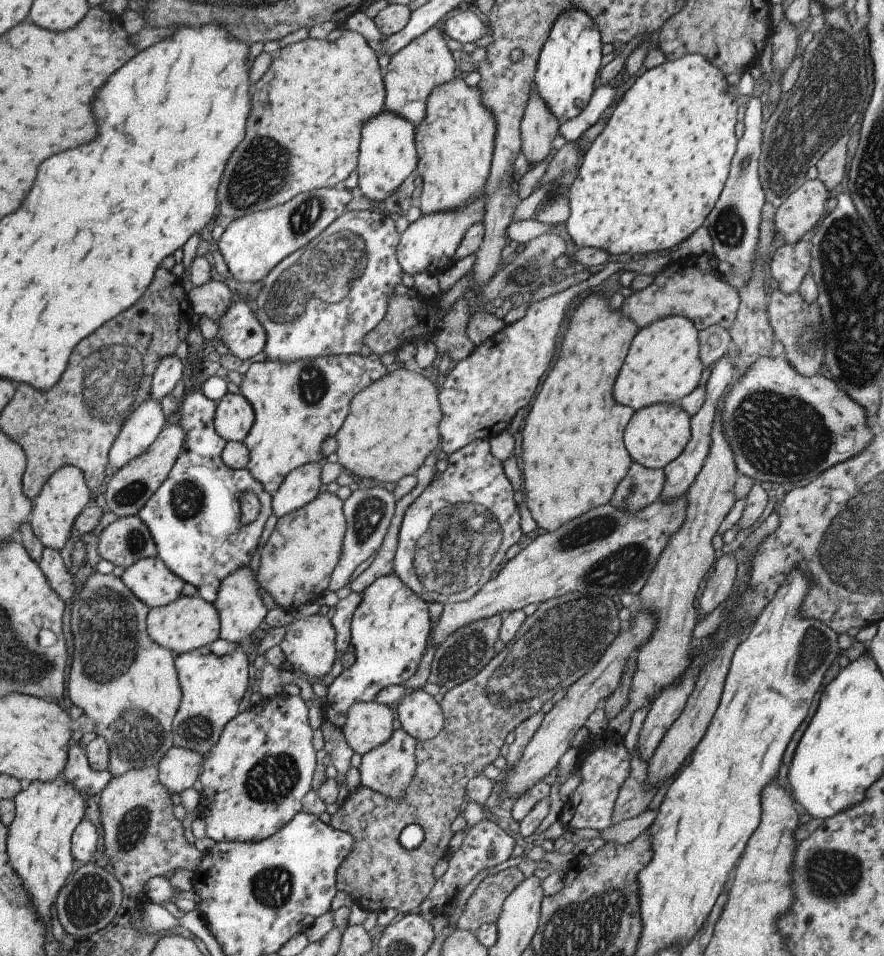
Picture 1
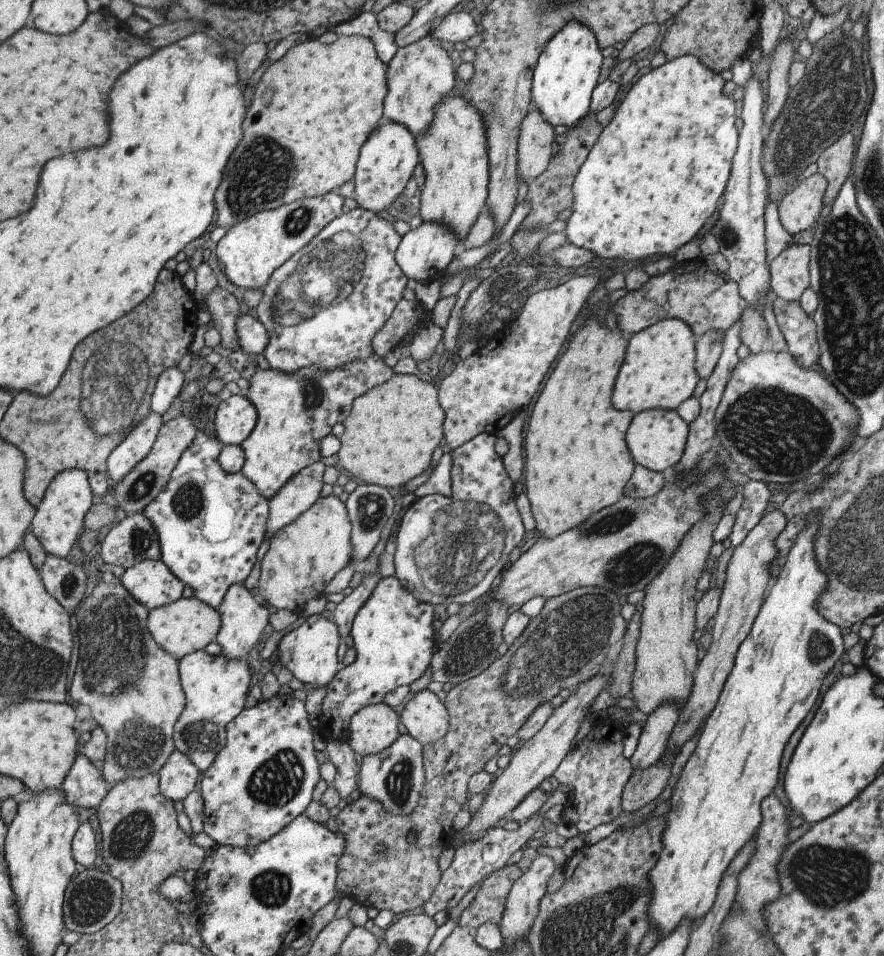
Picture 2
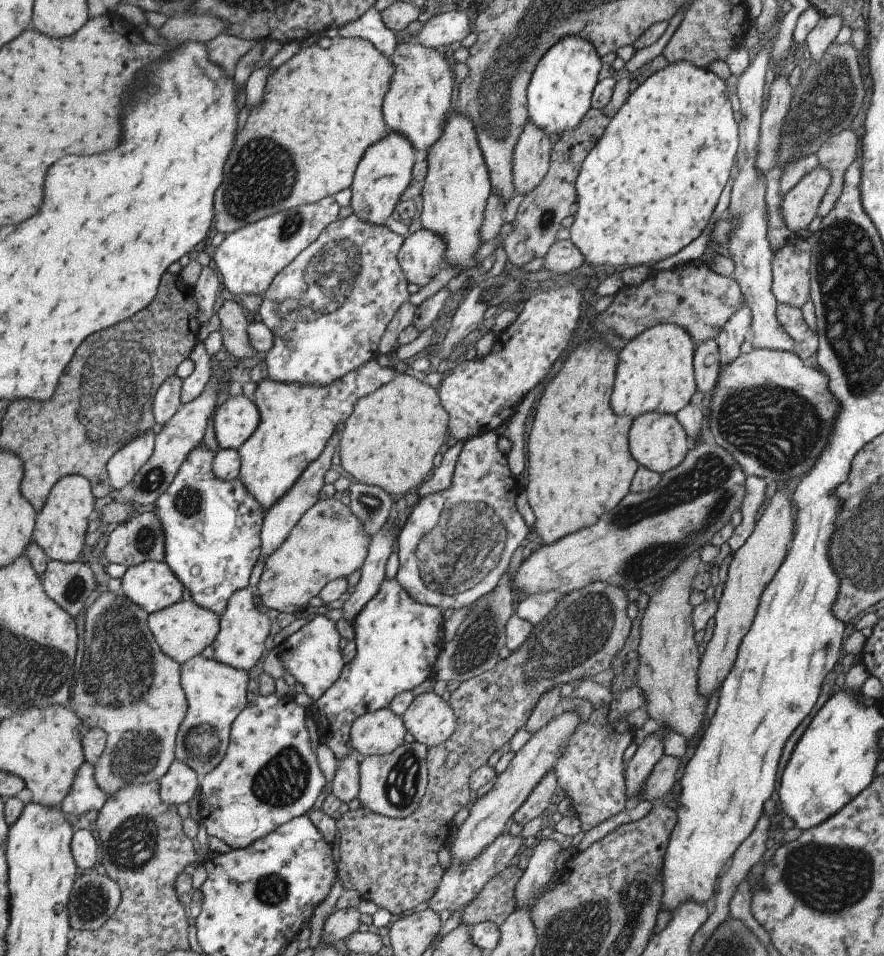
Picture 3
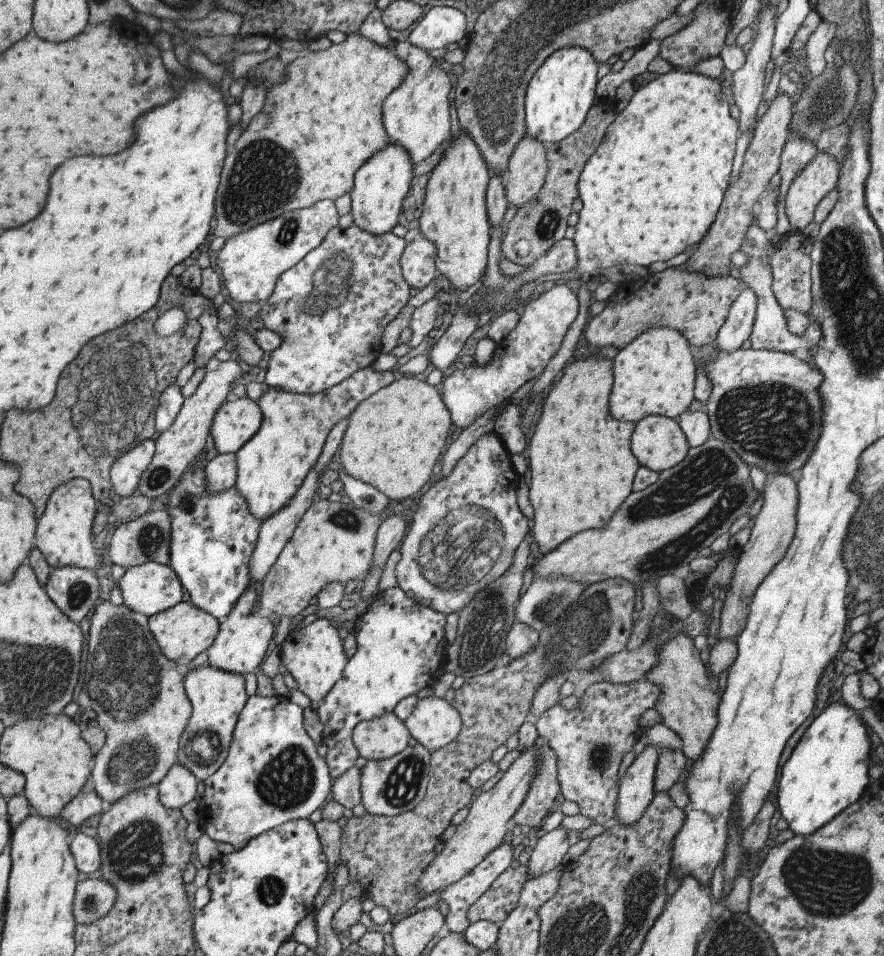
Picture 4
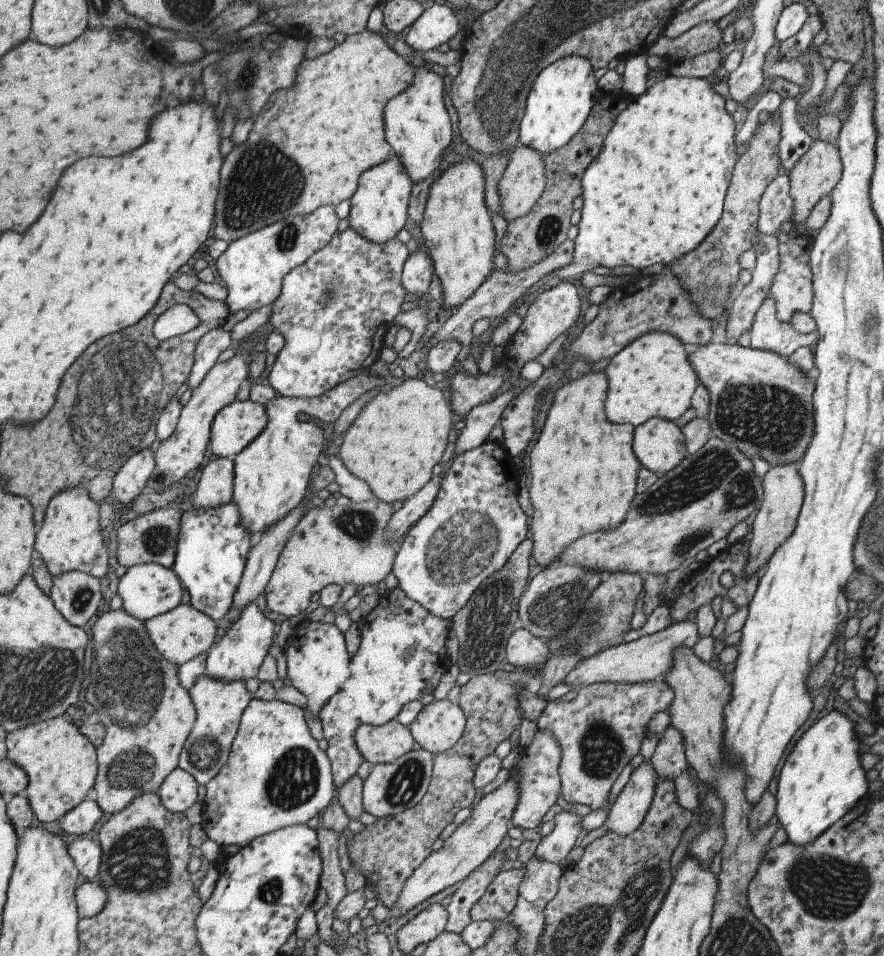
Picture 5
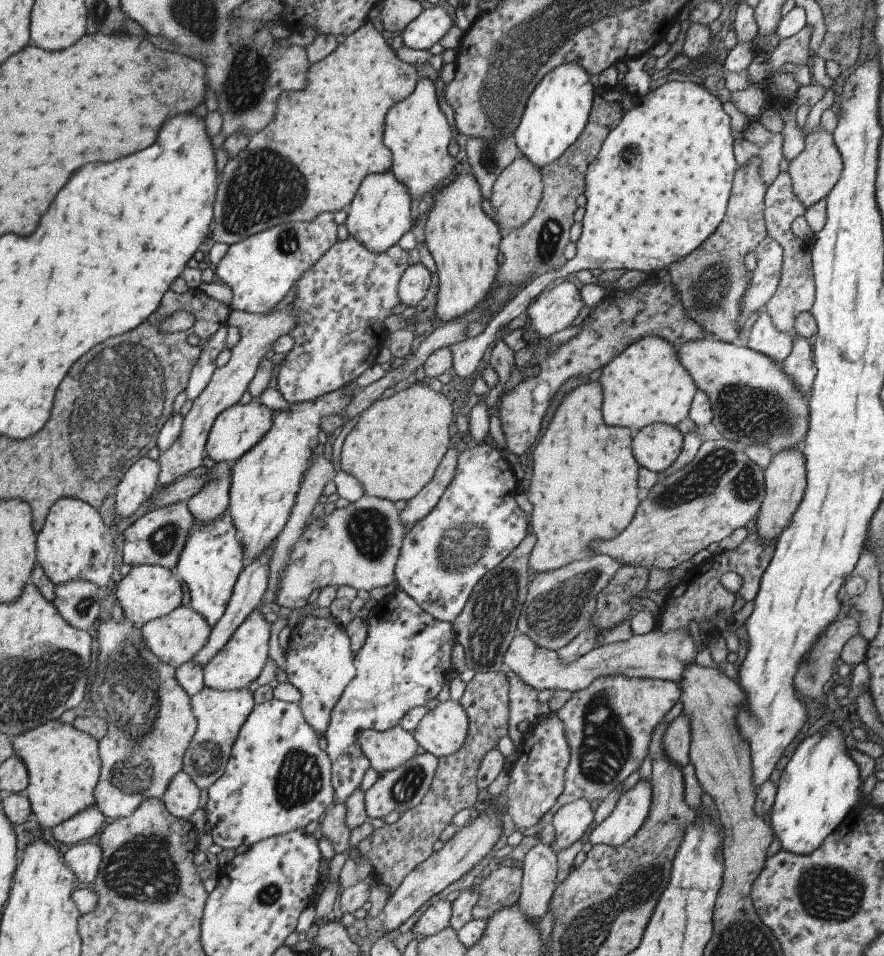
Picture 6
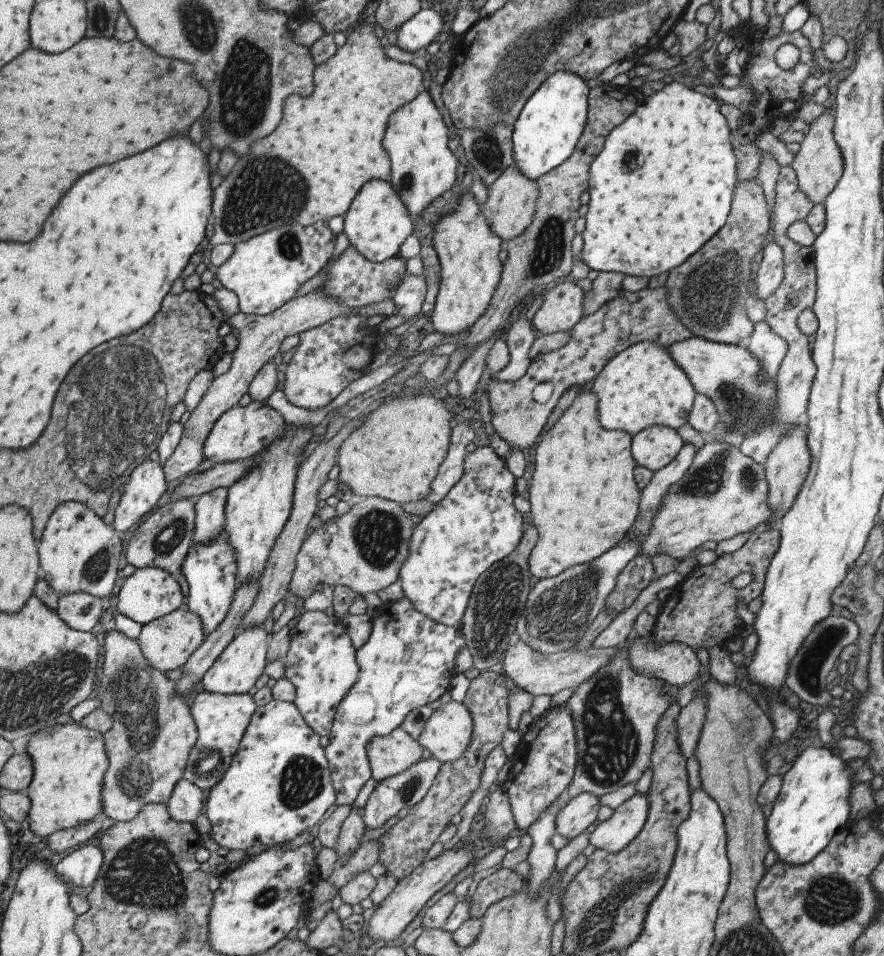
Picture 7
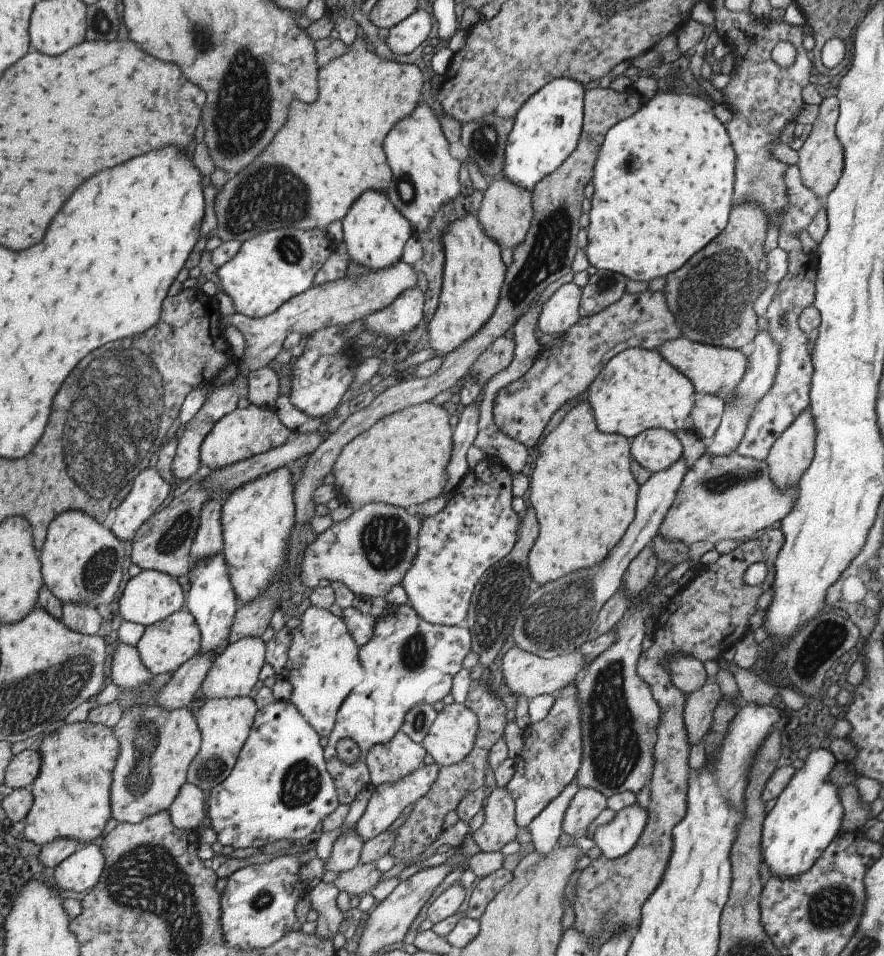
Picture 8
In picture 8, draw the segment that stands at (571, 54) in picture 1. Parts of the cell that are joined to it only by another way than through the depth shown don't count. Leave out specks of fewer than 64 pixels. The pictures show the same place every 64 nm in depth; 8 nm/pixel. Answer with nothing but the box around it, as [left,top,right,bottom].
[502,77,585,191]

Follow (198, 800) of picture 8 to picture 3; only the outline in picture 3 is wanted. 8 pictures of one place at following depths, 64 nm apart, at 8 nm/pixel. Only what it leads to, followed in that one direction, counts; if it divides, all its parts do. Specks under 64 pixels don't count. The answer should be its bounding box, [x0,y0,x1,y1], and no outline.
[159,759,199,805]

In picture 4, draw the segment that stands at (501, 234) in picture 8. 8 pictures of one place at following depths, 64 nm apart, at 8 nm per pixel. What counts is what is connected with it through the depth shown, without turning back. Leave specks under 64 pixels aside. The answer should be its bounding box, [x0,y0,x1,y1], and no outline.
[504,135,547,210]

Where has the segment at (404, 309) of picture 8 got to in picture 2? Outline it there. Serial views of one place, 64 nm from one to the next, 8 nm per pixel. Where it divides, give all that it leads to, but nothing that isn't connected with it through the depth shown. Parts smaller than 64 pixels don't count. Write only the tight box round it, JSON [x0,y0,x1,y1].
[395,221,459,281]

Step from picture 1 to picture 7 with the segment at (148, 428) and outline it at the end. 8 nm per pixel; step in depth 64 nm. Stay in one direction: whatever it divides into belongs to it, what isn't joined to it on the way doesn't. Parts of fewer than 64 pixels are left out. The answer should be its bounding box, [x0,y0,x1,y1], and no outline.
[112,460,168,532]

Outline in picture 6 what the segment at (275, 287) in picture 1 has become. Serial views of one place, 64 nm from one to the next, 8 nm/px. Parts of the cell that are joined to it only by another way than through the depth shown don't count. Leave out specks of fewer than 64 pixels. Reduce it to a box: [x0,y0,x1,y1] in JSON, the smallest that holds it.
[276,234,408,404]

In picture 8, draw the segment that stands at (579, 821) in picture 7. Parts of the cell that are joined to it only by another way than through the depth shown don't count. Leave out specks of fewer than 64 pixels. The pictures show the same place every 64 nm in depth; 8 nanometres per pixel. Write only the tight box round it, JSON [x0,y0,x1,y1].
[562,789,606,837]

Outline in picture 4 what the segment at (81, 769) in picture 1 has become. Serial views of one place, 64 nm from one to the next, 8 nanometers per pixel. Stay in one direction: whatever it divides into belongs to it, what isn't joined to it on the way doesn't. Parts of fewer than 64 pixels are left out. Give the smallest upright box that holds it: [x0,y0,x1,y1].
[59,789,106,827]

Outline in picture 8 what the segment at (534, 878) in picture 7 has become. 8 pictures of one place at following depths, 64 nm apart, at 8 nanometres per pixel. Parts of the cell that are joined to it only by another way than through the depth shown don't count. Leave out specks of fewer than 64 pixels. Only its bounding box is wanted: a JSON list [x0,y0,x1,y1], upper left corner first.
[529,781,580,857]

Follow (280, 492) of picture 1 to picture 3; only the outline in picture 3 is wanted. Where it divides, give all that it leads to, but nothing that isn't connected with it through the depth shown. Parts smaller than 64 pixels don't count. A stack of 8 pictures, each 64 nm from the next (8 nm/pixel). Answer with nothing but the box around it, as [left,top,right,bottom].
[261,435,339,561]

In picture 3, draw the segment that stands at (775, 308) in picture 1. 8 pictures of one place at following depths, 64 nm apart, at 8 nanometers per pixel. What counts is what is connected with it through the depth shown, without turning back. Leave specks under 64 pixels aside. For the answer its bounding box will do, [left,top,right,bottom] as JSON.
[775,304,818,366]

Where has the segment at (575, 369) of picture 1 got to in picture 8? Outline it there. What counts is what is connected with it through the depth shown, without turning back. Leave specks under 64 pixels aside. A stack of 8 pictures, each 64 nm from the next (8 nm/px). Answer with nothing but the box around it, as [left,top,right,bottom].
[527,400,640,585]

